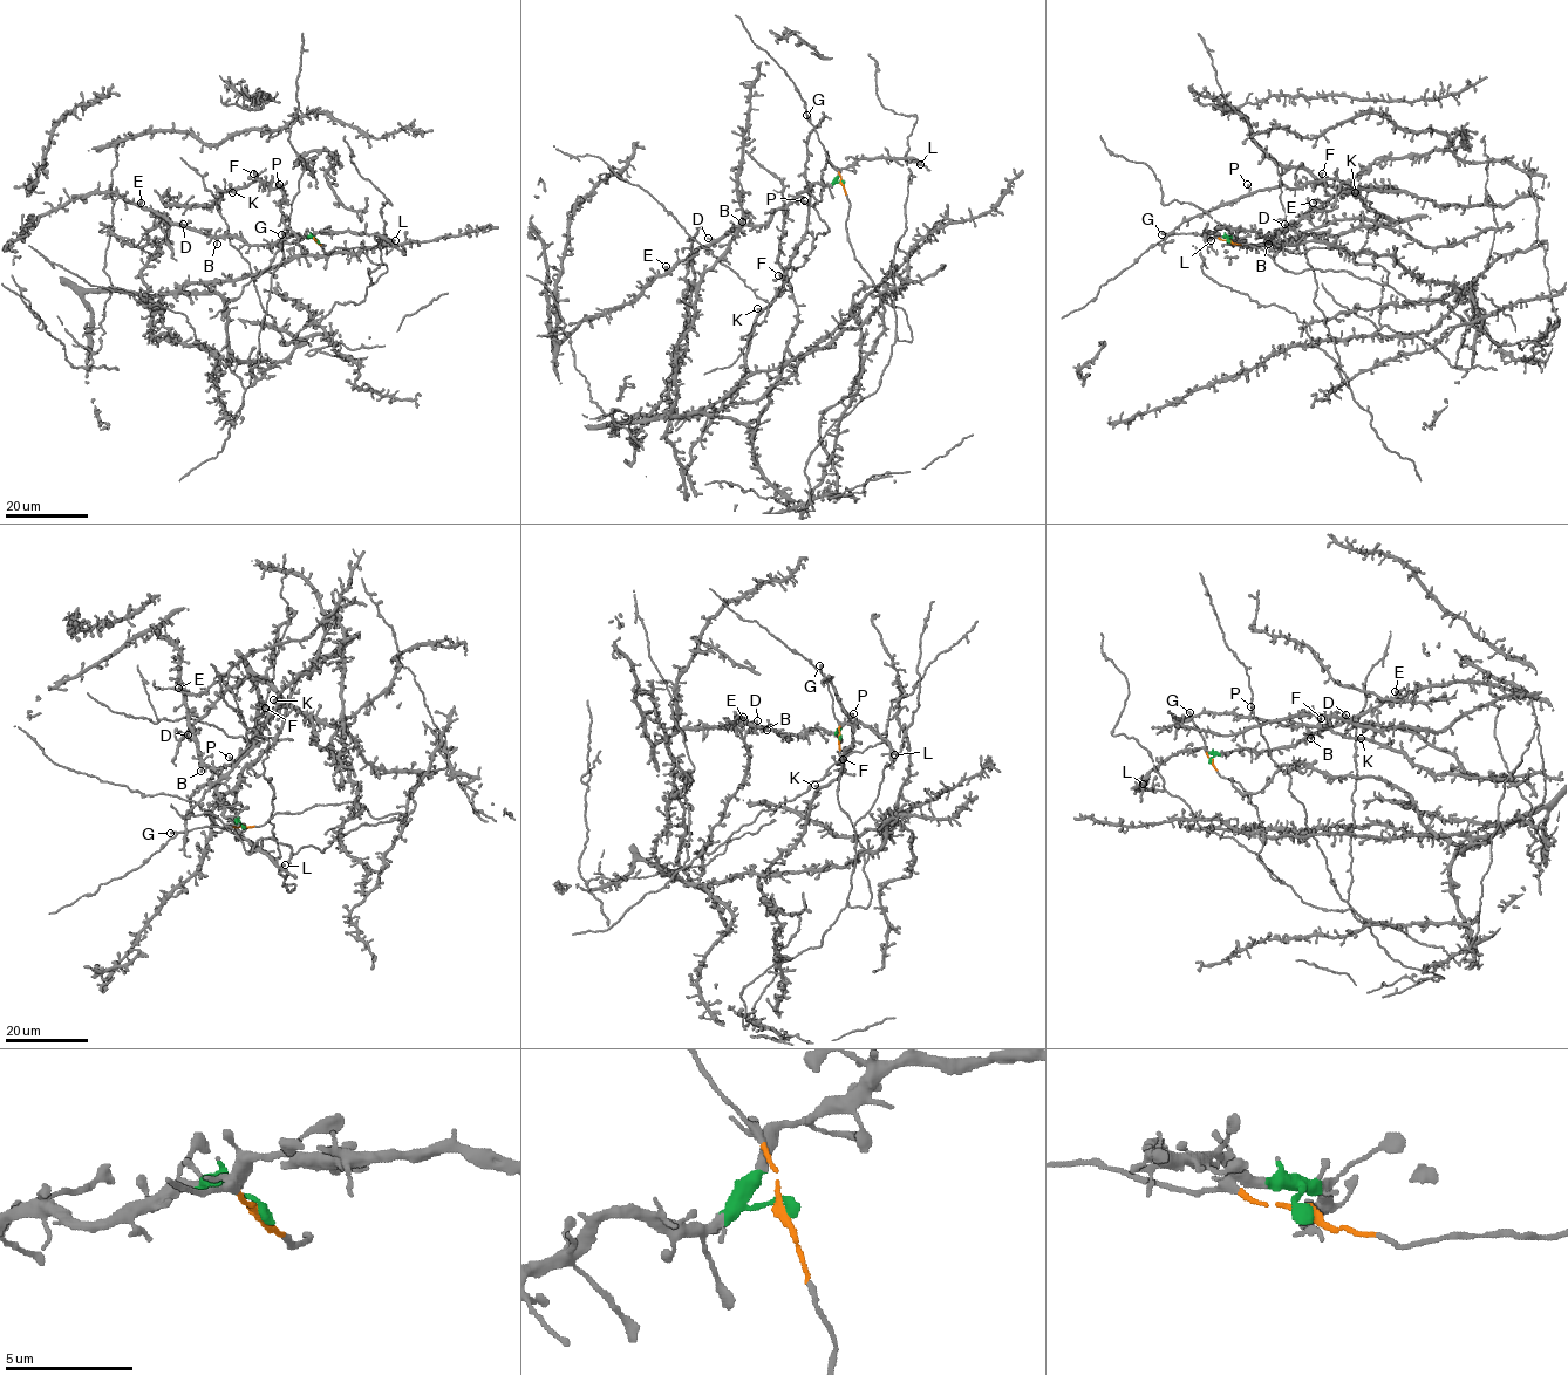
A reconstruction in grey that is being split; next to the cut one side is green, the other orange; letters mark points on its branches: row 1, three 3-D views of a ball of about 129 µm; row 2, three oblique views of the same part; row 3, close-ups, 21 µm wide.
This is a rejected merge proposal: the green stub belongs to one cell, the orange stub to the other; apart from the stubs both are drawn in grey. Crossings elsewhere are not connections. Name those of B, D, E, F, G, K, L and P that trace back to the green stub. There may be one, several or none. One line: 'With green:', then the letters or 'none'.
With green: B, D, E, L

